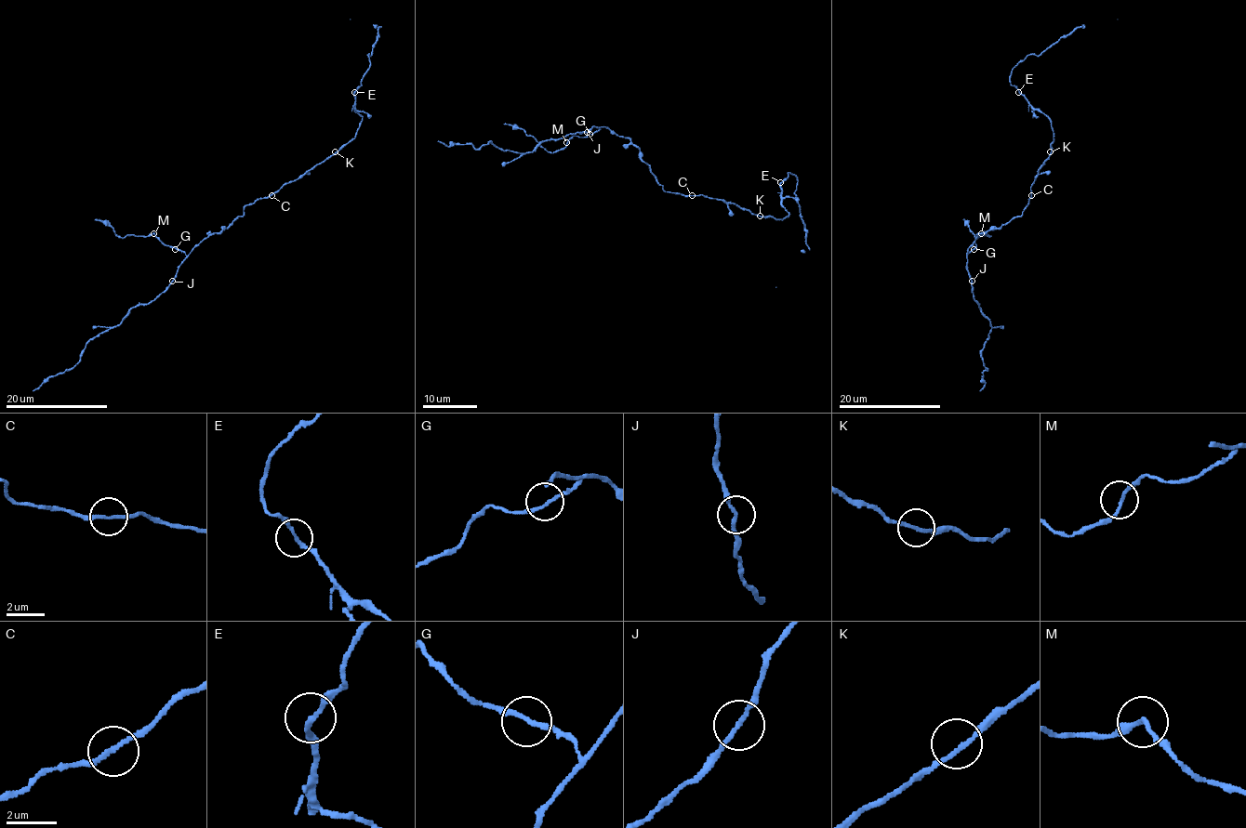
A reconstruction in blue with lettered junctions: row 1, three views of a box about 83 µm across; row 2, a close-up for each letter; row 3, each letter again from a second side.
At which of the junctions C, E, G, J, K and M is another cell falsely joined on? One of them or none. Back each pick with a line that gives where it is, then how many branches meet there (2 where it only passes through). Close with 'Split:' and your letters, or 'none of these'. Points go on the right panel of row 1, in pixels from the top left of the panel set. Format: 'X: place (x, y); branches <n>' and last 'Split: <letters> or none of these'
Split: none of these

